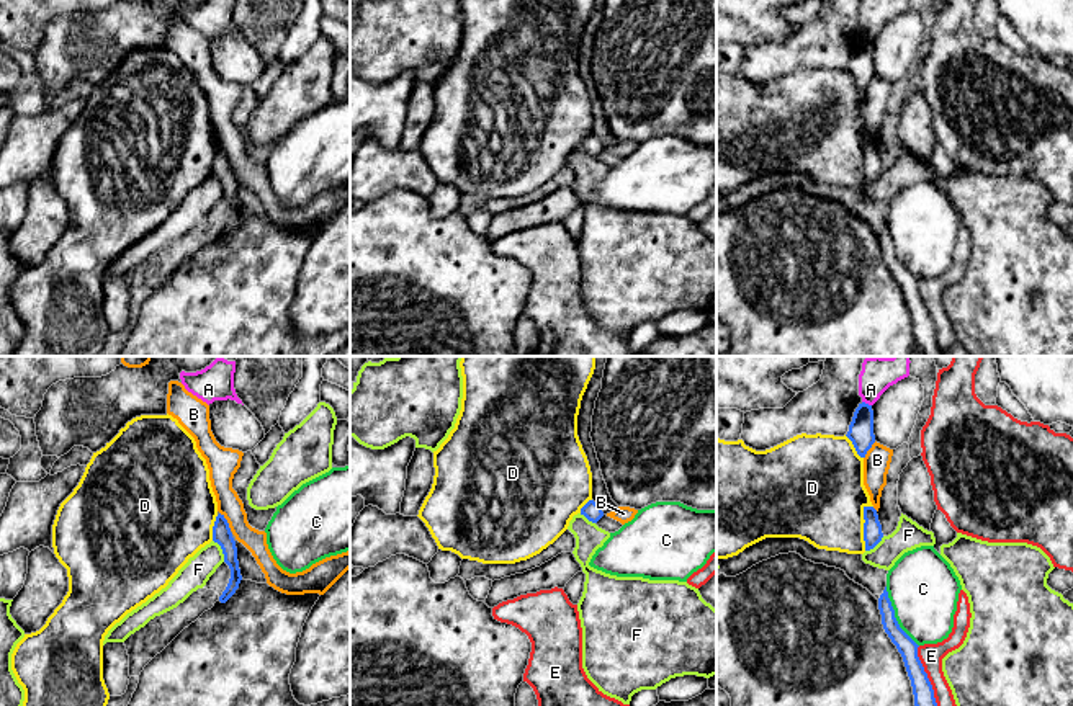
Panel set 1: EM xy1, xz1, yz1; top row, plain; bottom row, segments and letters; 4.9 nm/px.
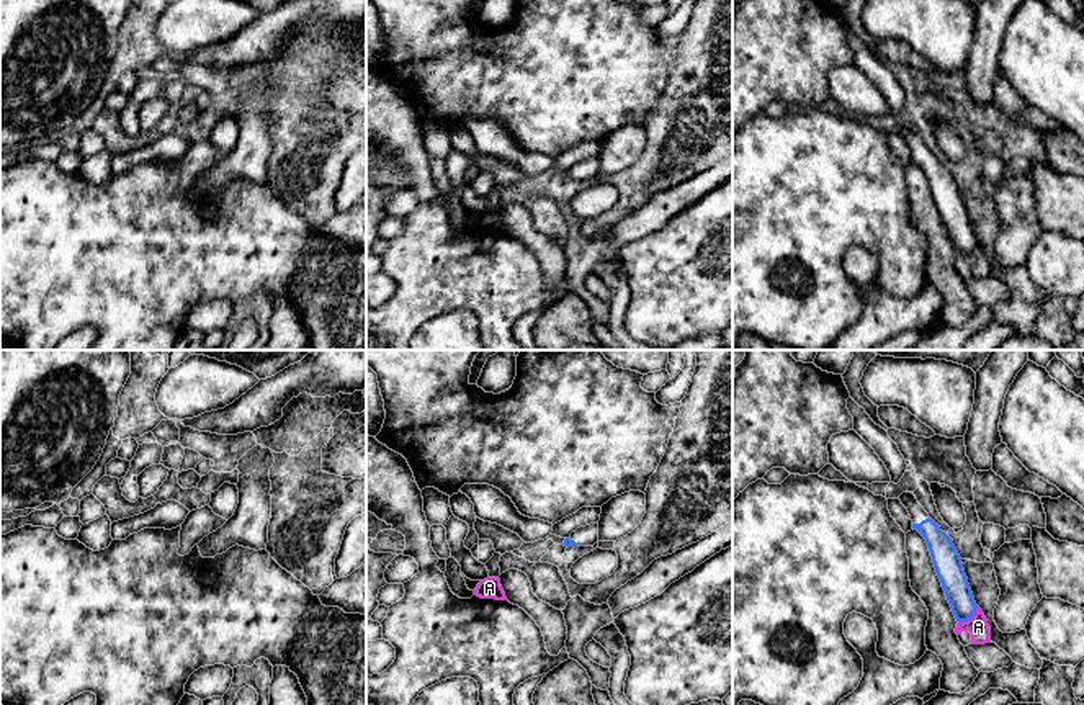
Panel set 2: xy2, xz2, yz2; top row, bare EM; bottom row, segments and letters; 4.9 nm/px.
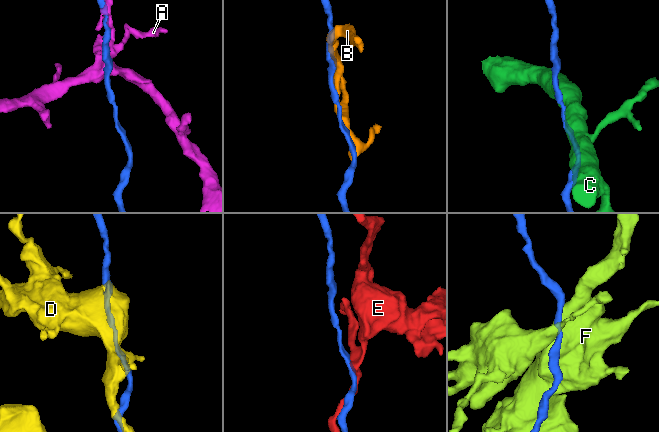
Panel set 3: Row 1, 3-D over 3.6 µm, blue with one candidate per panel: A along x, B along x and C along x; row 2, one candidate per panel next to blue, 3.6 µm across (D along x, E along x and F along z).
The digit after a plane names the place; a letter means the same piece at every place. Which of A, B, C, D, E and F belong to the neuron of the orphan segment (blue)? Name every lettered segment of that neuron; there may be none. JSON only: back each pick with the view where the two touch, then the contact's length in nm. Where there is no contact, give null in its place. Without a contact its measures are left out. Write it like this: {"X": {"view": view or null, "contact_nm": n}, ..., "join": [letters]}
{"join": []}

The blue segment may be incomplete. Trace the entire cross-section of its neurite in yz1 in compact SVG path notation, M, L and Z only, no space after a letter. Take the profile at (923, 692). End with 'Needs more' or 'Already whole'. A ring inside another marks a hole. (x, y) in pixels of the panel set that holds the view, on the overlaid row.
M887 587L878 598L878 610L885 632L903 657L913 686L914 706L937 706L932 685L918 657L919 646L900 628Z. Already whole

